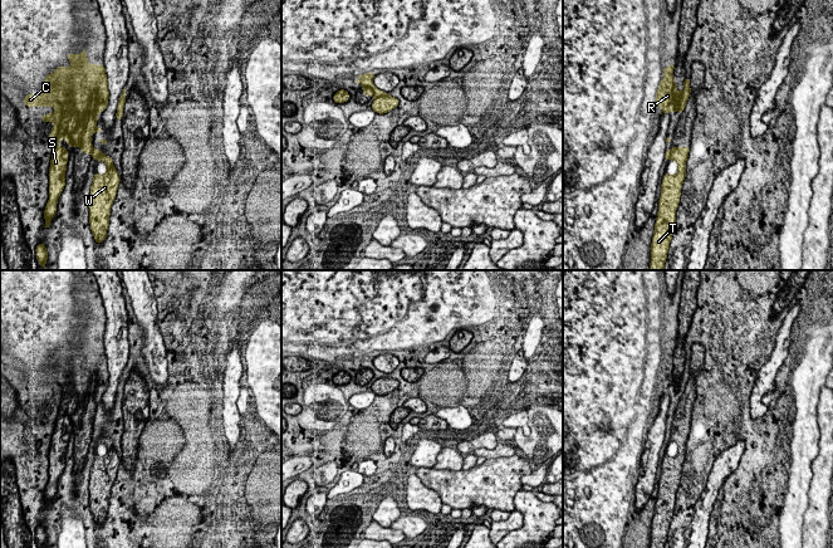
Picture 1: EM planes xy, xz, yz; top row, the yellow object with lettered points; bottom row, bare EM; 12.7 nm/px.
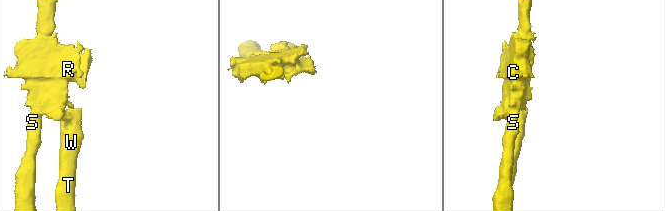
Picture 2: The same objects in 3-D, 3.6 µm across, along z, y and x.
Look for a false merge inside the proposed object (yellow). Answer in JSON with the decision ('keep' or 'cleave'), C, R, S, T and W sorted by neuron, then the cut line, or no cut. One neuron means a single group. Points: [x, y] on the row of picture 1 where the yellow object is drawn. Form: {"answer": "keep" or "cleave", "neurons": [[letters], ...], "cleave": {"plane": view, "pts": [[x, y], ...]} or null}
{"answer": "cleave", "neurons": [["C", "R", "S"], ["T", "W"]], "cleave": {"plane": "xz", "pts": [[386, 94], [376, 98]]}}

